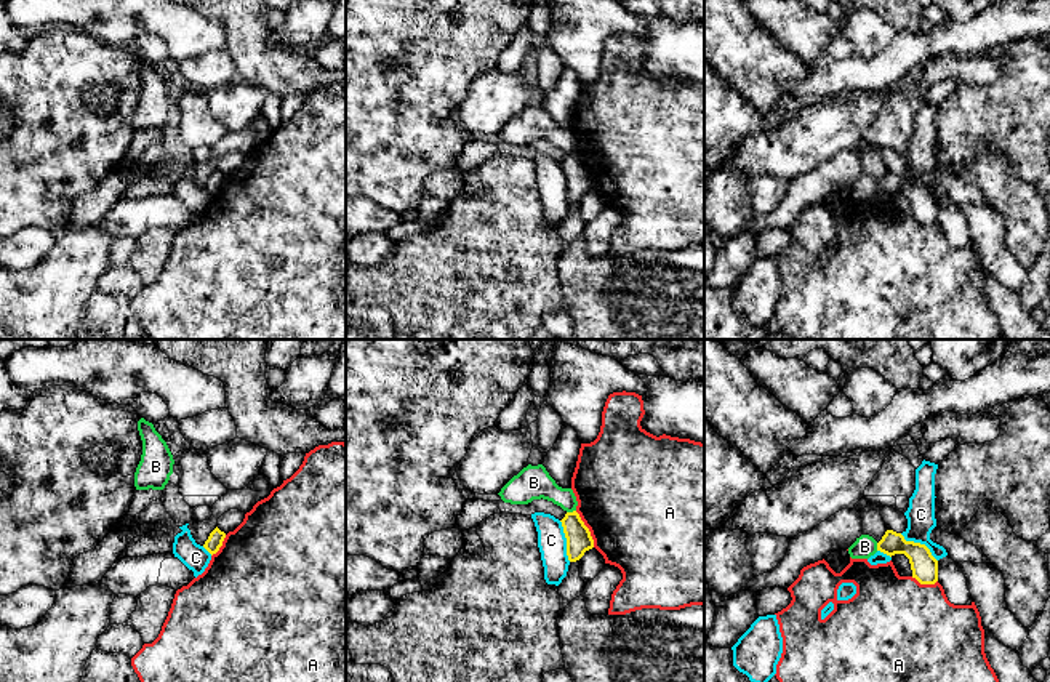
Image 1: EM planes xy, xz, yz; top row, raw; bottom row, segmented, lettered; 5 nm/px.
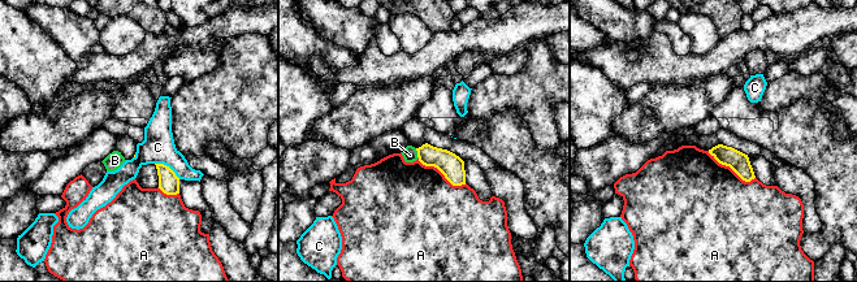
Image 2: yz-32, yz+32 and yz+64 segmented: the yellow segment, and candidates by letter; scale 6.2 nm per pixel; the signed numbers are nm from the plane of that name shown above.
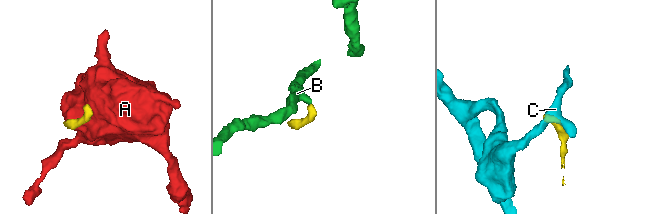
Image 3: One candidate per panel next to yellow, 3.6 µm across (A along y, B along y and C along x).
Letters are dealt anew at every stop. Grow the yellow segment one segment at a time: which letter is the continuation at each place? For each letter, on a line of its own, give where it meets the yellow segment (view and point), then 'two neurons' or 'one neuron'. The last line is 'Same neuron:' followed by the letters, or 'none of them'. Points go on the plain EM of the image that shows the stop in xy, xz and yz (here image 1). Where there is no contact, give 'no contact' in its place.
A: xz (588, 170) | two neurons
B: xz (570, 154) | two neurons
C: yz (919, 184) | two neurons
Same neuron: none of them

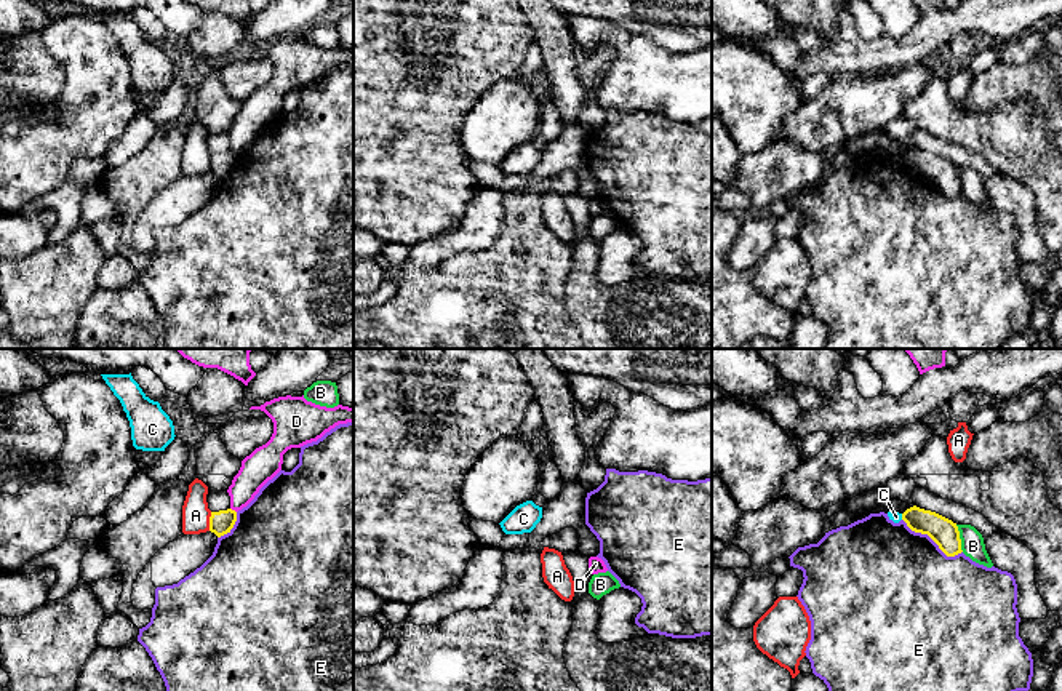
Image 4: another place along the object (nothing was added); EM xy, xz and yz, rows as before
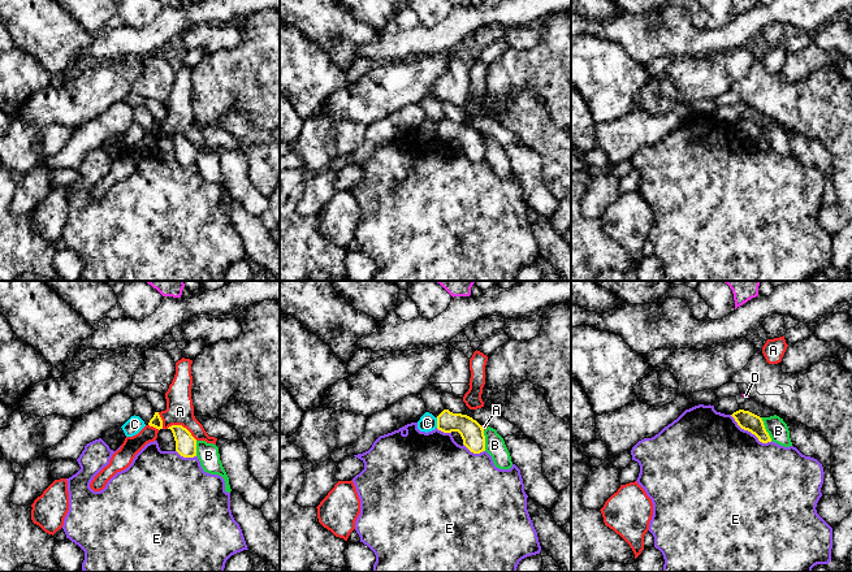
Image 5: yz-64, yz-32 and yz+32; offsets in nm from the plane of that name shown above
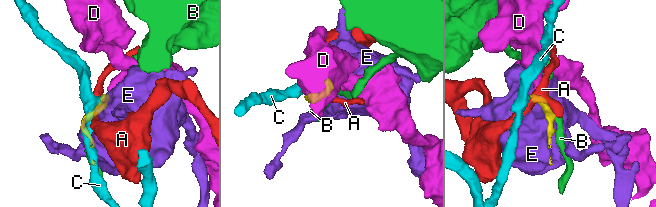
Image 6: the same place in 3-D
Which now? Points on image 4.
A: xy (210, 163) | two neurons
B: yz (958, 179) | two neurons
C: yz (902, 159) | two neurons
D: xy (234, 152) | two neurons
E: yz (931, 179) | two neurons
Same neuron: none of them

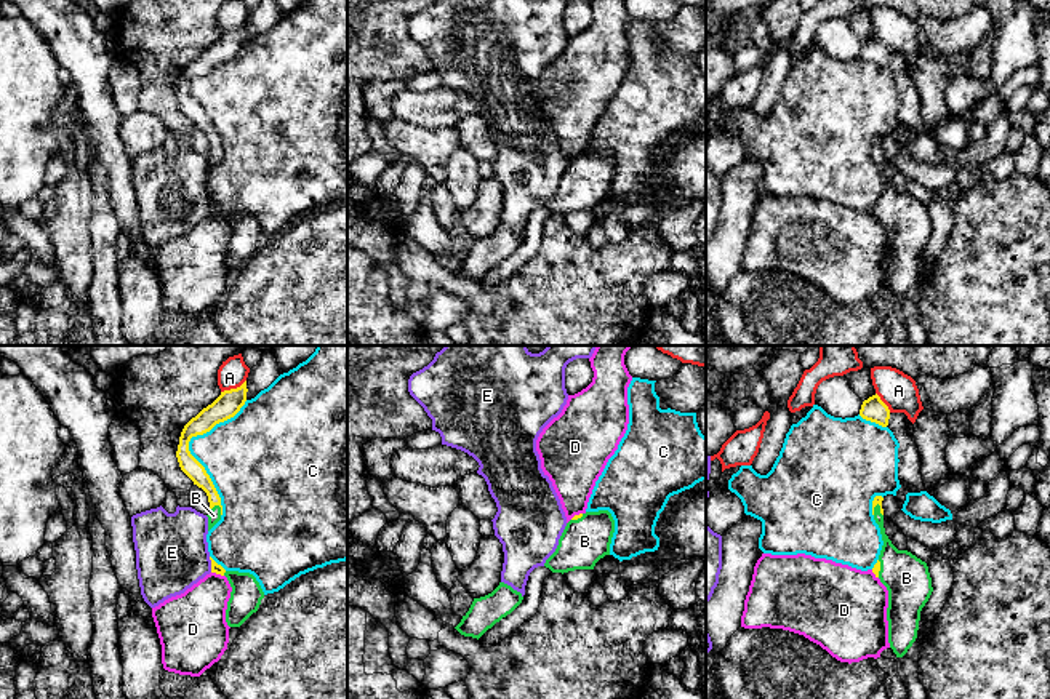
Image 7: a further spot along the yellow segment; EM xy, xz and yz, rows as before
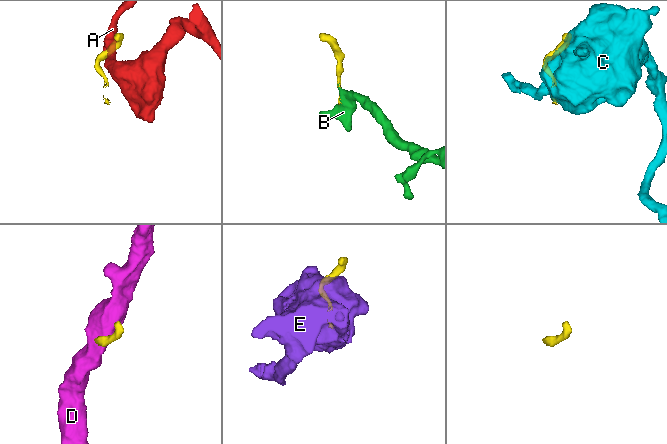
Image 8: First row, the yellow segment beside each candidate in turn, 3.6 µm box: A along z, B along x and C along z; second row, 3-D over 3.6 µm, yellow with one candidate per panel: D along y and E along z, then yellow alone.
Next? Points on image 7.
A: xy (232, 31) | two neurons
B: xy (215, 146) | one neuron
C: xy (188, 90) | two neurons
D: xy (218, 215) | two neurons
E: xy (212, 207) | two neurons
Same neuron: B

